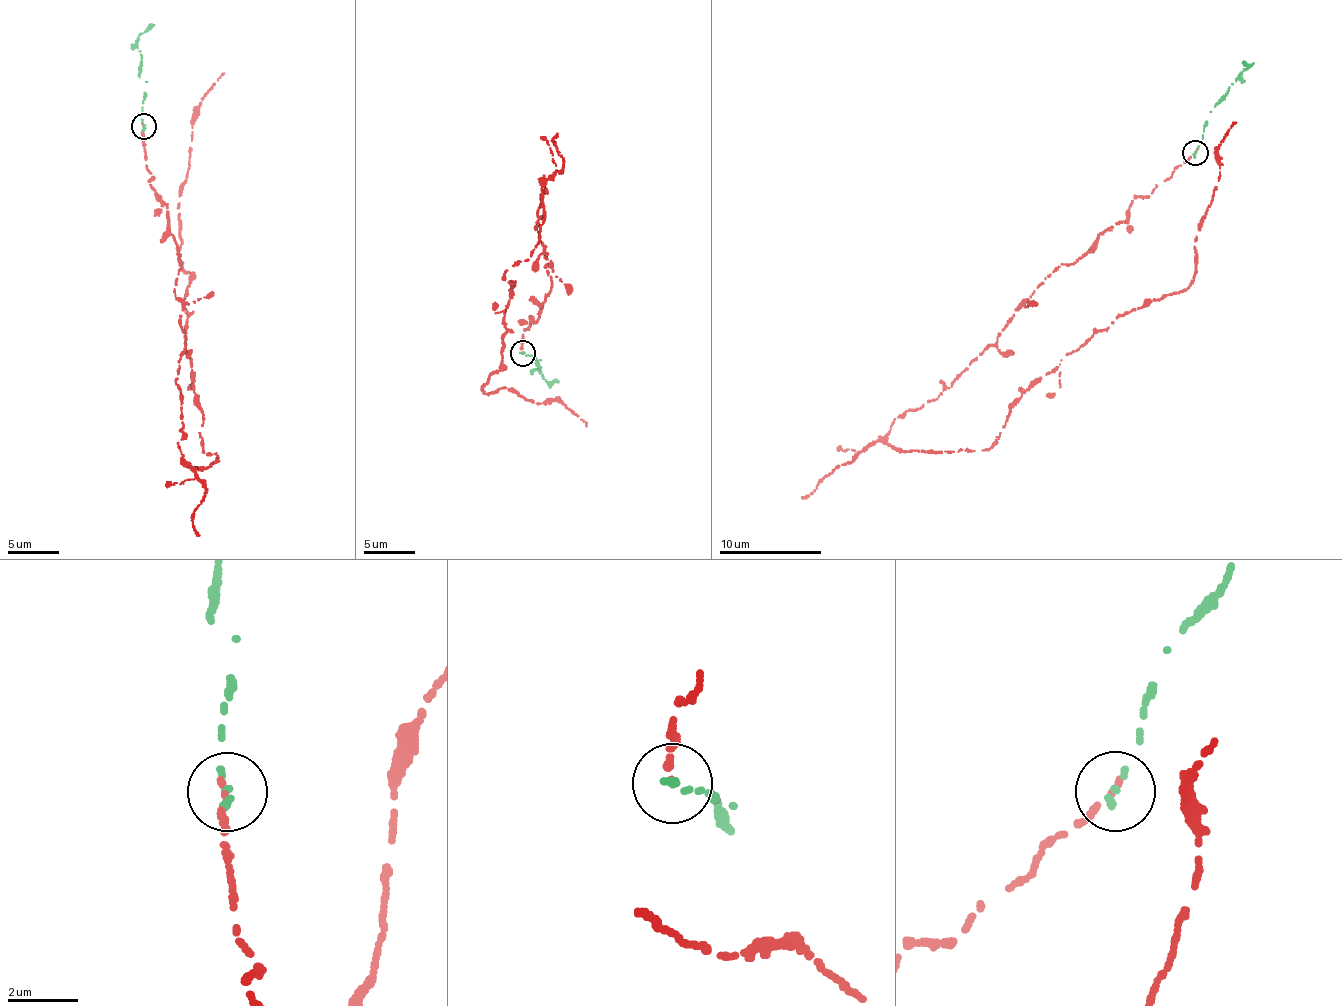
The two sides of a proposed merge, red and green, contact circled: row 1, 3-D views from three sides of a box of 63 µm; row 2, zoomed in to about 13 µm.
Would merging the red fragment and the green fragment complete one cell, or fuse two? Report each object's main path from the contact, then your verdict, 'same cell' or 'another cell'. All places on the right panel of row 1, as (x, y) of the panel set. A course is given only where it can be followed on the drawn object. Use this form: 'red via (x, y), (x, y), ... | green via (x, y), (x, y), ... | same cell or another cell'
red via (1195, 153), (894, 419), (888, 445), (987, 449), (1065, 355), (1188, 286), (1236, 123) | green via (1195, 153), (1211, 111), (1245, 69), (1242, 62) | same cell

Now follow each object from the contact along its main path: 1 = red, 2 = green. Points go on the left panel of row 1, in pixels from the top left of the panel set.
1: (143, 127), (180, 261), (178, 443), (193, 467), (213, 464), (186, 345), (178, 205), (193, 110), (223, 73)
2: (143, 127), (147, 81), (140, 77), (137, 43), (141, 34), (154, 24)

